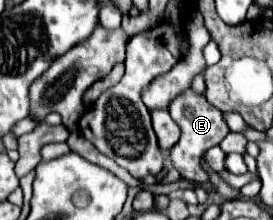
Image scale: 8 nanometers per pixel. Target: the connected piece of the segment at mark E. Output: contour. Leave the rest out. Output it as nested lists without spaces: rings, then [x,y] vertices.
[[[191,87],[185,89],[183,93],[179,93],[169,103],[169,113],[171,113],[173,121],[181,127],[181,139],[171,149],[171,161],[173,161],[175,169],[181,173],[181,179],[185,179],[185,181],[191,181],[191,183],[207,183],[209,181],[209,175],[201,167],[201,155],[209,147],[219,145],[221,139],[229,133],[227,123],[223,119],[223,113],[219,109],[215,109],[211,103],[207,103],[205,97],[201,93],[195,93]]]

